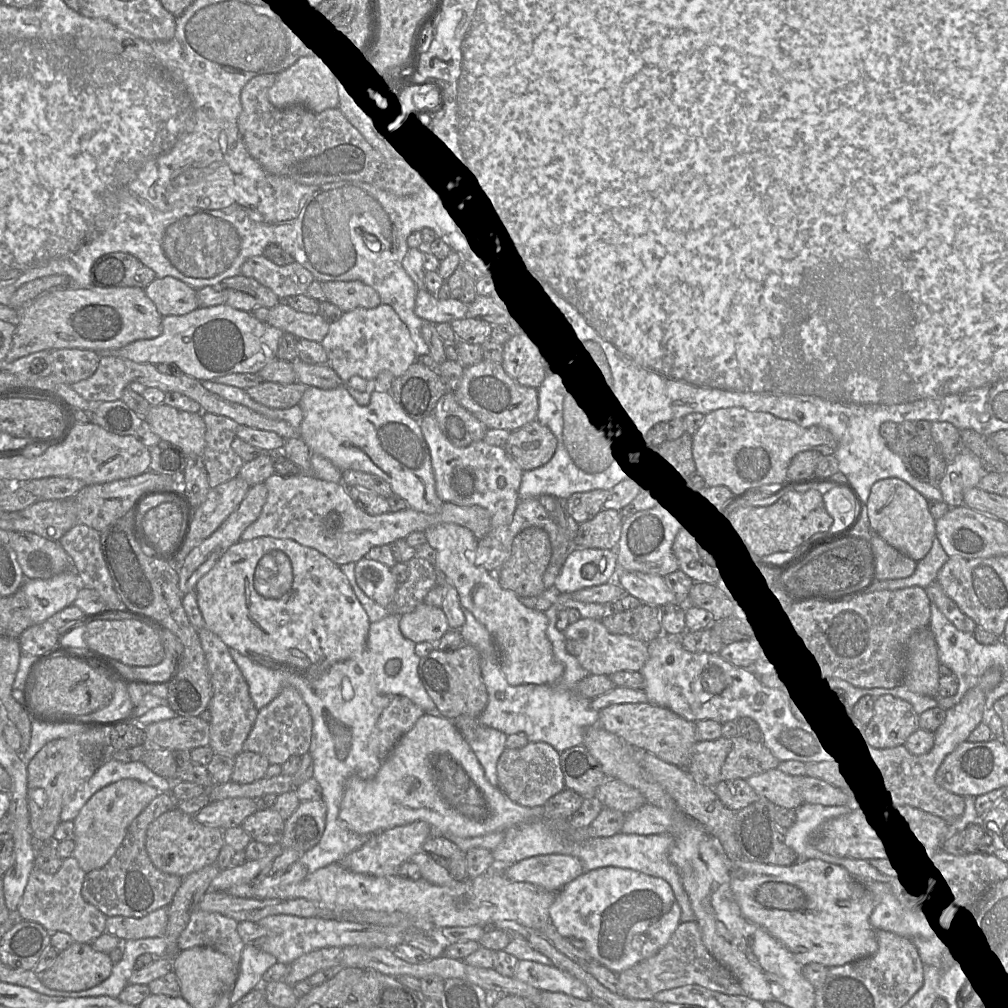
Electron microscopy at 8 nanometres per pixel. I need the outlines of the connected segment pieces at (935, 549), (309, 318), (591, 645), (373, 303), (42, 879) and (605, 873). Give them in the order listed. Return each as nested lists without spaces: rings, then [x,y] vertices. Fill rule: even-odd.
[[[935,537],[930,551],[923,559],[917,562],[915,572],[911,576],[901,579],[875,580],[866,591],[862,591],[860,594],[880,590],[897,590],[912,586],[926,588],[936,581],[938,571],[948,559],[949,556]]]
[[[280,302],[269,310],[267,323],[285,333],[293,334],[297,339],[318,343],[323,341],[330,328],[330,323],[319,314],[298,312],[285,302]]]
[[[580,618],[562,631],[566,639],[576,640],[581,644],[581,652],[577,655],[580,665],[595,675],[611,676],[620,671],[640,671],[649,658],[648,644],[609,632],[600,620]]]
[[[359,280],[322,282],[327,301],[344,313],[356,308],[373,309],[381,304],[379,294]]]
[[[71,856],[63,859],[61,867],[55,874],[47,874],[34,867],[17,907],[18,919],[40,924],[49,933],[65,932],[75,942],[91,944],[105,930],[107,916],[82,897],[82,885],[86,873],[77,860]]]
[[[609,866],[583,873],[566,884],[557,892],[549,908],[549,917],[550,923],[561,936],[583,940],[592,961],[619,974],[652,957],[669,942],[681,923],[681,908],[670,885],[662,878],[632,869]]]

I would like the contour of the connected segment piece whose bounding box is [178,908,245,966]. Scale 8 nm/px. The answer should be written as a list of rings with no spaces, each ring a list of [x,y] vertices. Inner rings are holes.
[[[197,908],[178,939],[178,948],[182,951],[193,947],[211,947],[239,966],[245,944],[237,927],[238,922],[230,917]]]

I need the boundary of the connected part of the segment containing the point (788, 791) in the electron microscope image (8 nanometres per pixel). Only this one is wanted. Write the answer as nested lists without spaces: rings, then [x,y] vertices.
[[[777,768],[752,775],[746,781],[759,798],[765,798],[776,806],[796,810],[804,803],[799,793],[798,776],[788,775]]]

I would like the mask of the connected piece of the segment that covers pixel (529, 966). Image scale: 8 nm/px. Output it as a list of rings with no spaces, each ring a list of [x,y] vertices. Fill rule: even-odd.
[[[519,960],[514,978],[539,990],[563,992],[580,999],[590,998],[590,991],[583,982],[555,965]]]

